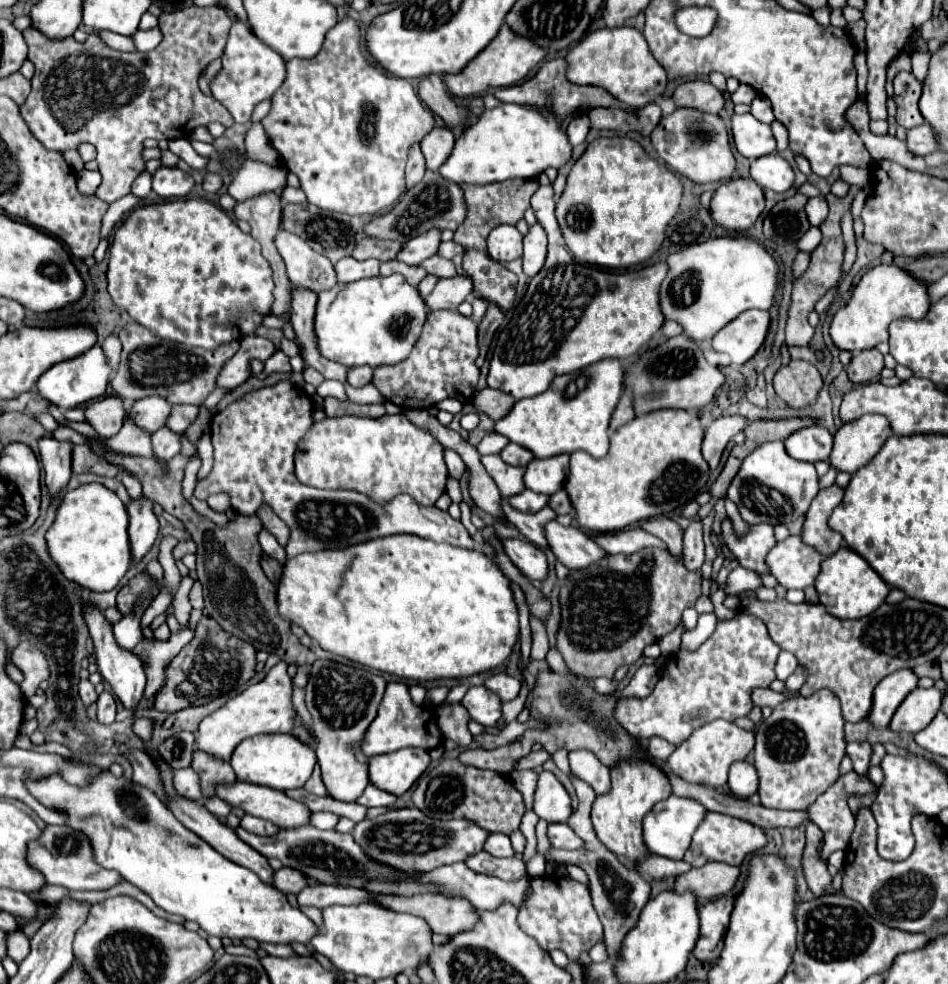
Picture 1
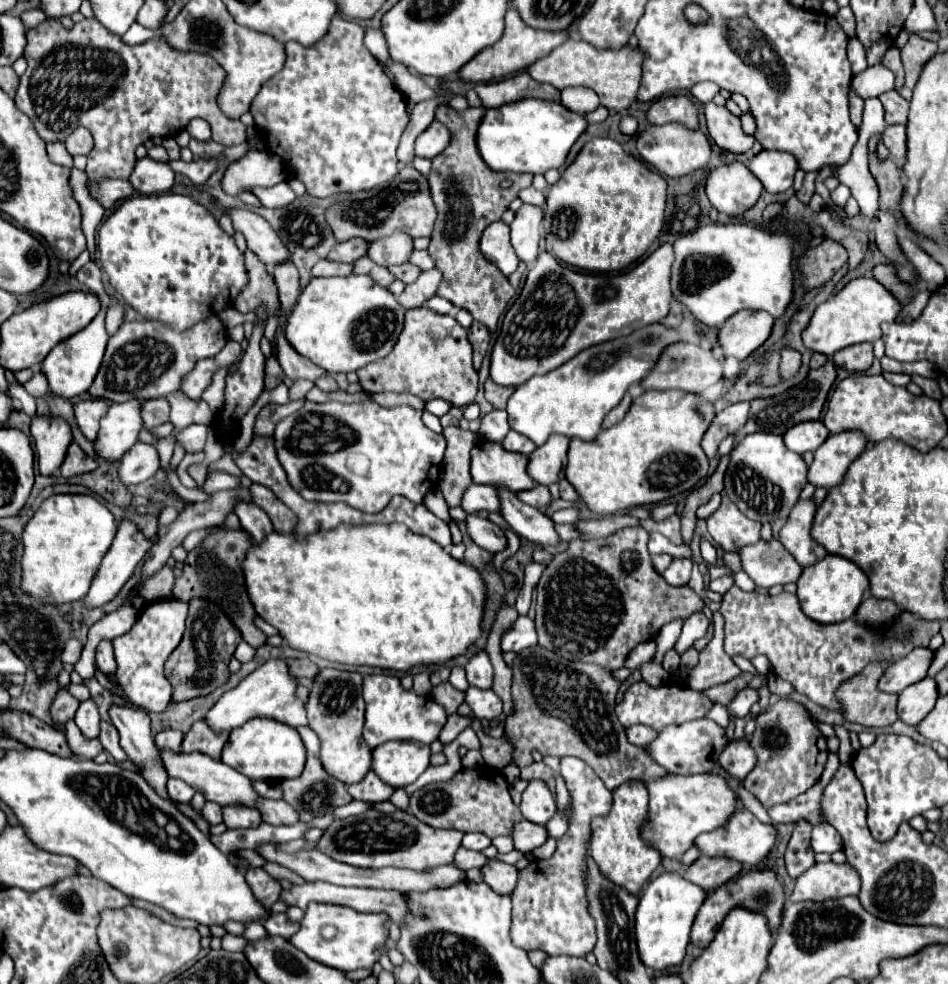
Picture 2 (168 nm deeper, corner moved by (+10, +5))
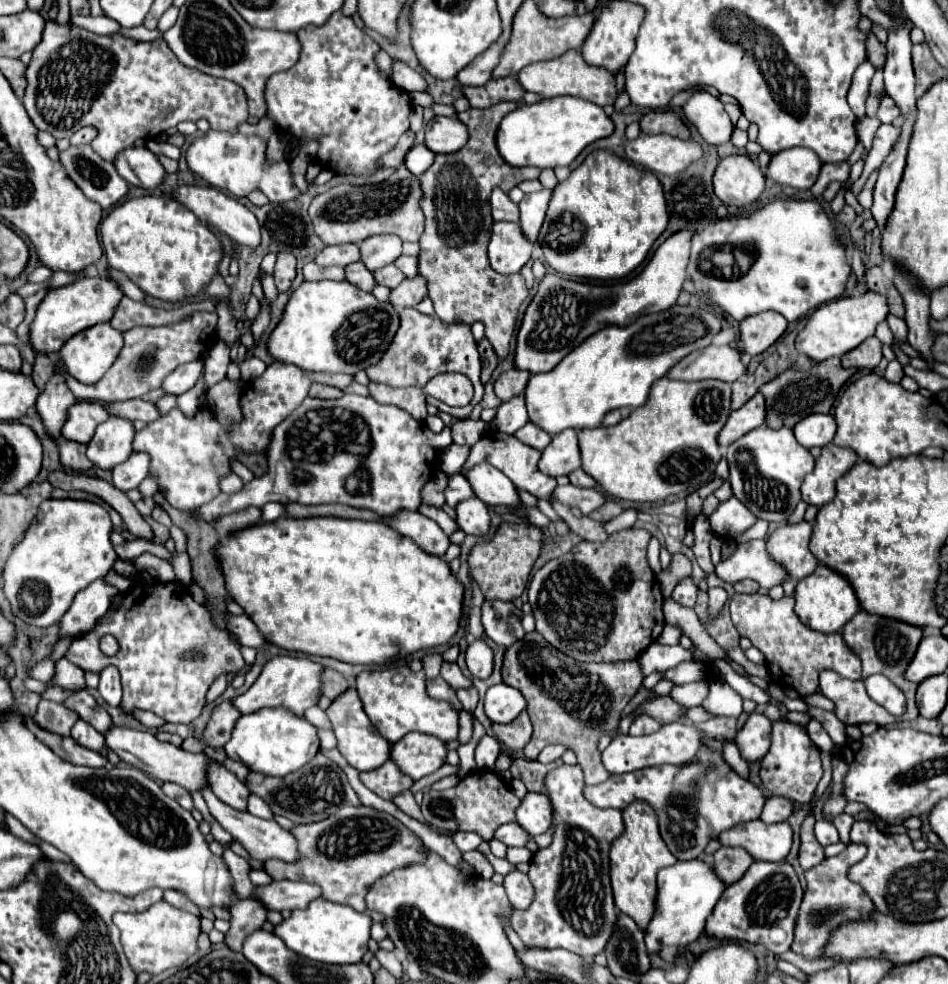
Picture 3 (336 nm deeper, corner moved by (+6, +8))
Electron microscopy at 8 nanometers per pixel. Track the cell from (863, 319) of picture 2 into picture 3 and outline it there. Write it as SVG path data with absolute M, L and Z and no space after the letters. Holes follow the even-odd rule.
M867 290L865 294L845 296L821 304L807 320L805 328L797 334L795 346L801 354L811 356L813 362L823 362L831 356L843 356L845 352L859 346L863 340L875 336L875 328L885 322L889 314L889 304L883 294Z

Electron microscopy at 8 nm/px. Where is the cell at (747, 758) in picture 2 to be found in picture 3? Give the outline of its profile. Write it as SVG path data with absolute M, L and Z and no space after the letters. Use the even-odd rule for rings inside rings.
M753 712L747 724L735 736L735 744L741 752L741 758L749 764L761 760L769 750L769 734L771 734L771 720L767 720L759 712Z

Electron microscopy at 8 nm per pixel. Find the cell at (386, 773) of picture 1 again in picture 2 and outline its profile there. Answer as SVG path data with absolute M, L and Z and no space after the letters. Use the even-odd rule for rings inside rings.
M389 741L373 749L373 771L391 787L413 783L429 767L431 749L417 741Z

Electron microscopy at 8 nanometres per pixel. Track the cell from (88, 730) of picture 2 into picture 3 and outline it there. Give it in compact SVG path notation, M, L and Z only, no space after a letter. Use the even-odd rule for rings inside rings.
M77 720L75 722L75 726L73 726L73 730L71 730L71 736L81 744L81 746L87 746L87 748L91 748L91 750L101 750L101 748L105 748L105 736L103 734L99 734L89 722L85 722L85 720Z

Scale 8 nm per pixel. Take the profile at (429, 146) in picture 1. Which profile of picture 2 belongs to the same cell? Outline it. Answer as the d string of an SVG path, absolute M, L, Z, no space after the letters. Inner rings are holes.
M433 121L429 125L429 129L425 129L425 133L421 133L417 137L415 155L433 159L435 155L439 155L449 145L449 137L451 137L449 129L445 129L445 125L441 125L439 121Z

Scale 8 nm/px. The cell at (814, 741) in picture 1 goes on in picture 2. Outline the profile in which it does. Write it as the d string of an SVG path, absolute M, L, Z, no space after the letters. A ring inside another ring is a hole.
M783 699L759 713L755 721L757 729L751 735L751 745L757 753L757 765L743 779L743 785L769 809L769 805L785 803L813 787L823 773L829 749L827 739L813 725L807 709L795 701Z

